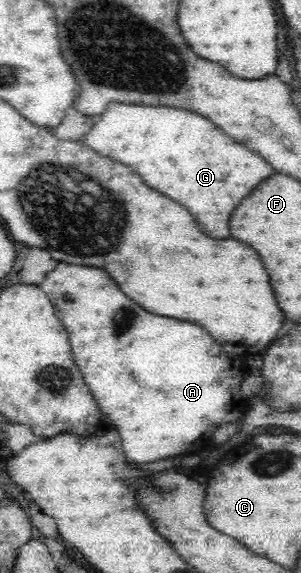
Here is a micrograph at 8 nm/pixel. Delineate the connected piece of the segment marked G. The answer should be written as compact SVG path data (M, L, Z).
M108 104L99 120L83 136L75 138L79 144L87 146L92 152L117 160L125 166L131 166L147 186L169 196L187 208L197 220L199 228L211 238L229 238L229 220L237 204L267 176L273 174L273 168L255 152L243 148L233 138L223 134L223 130L211 120L167 106L127 106L127 104Z

